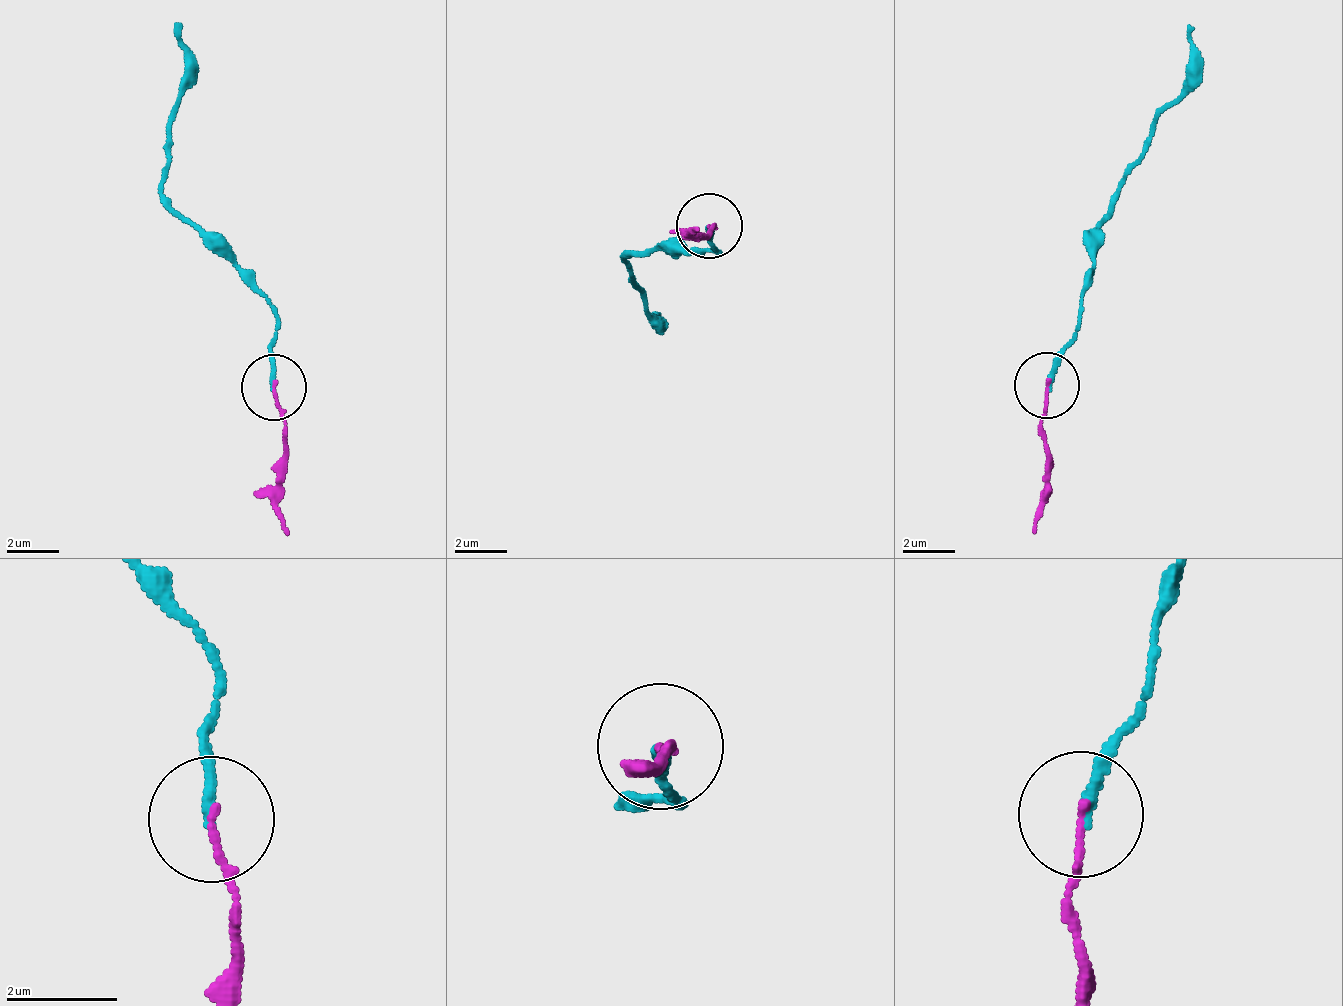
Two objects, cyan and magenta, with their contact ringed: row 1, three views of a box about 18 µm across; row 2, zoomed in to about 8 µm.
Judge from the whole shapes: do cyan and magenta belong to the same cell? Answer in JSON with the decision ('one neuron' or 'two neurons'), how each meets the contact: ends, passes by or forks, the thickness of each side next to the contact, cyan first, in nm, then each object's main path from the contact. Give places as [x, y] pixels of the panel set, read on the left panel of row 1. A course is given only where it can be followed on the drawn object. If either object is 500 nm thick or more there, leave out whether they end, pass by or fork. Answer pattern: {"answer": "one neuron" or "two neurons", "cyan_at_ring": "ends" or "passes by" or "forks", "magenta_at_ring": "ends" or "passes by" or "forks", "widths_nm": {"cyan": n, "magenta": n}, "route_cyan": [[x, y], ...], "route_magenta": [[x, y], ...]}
{"answer": "one neuron", "cyan_at_ring": "ends", "magenta_at_ring": "ends", "widths_nm": {"cyan": 190, "magenta": 140}, "route_cyan": [[275, 382], [274, 308], [163, 193], [169, 125], [181, 90], [177, 23]], "route_magenta": [[275, 389], [286, 533]]}

